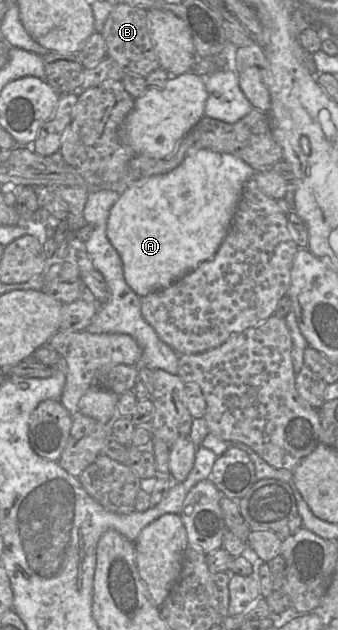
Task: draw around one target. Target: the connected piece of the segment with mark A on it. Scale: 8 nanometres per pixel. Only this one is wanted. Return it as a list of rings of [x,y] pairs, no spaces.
[[[200,149],[174,170],[134,182],[119,196],[110,209],[106,235],[121,259],[126,284],[137,296],[167,288],[214,256],[228,234],[243,187],[255,173],[236,156]]]

